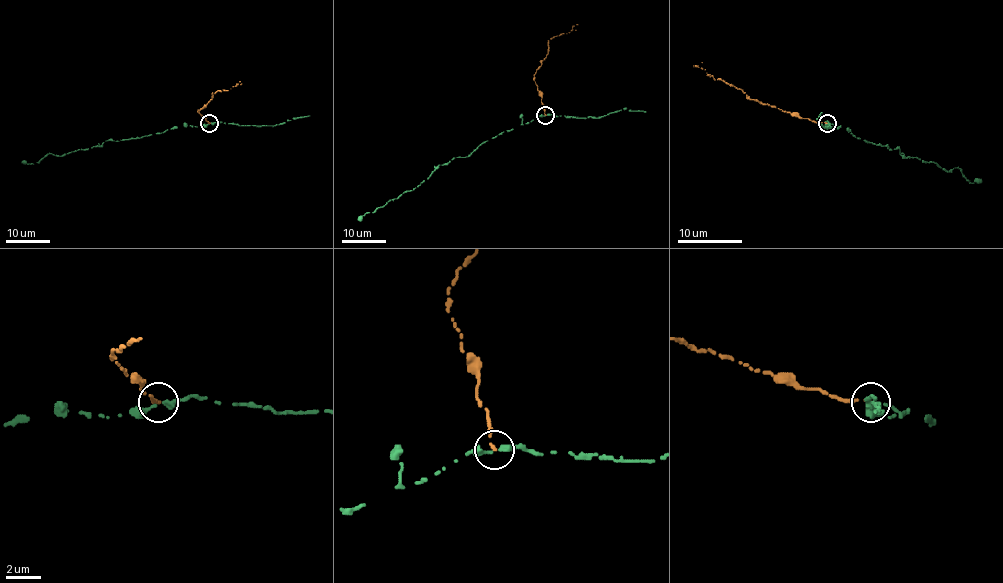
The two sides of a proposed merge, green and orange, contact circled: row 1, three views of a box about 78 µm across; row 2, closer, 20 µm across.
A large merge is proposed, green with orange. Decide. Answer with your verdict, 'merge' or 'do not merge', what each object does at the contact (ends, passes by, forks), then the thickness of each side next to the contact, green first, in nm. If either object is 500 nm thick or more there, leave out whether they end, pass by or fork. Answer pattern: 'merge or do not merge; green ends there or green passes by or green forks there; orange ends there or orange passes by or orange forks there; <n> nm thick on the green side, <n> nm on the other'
do not merge; green passes by; orange ends there; 240 nm thick on the green side, 160 nm on the other

